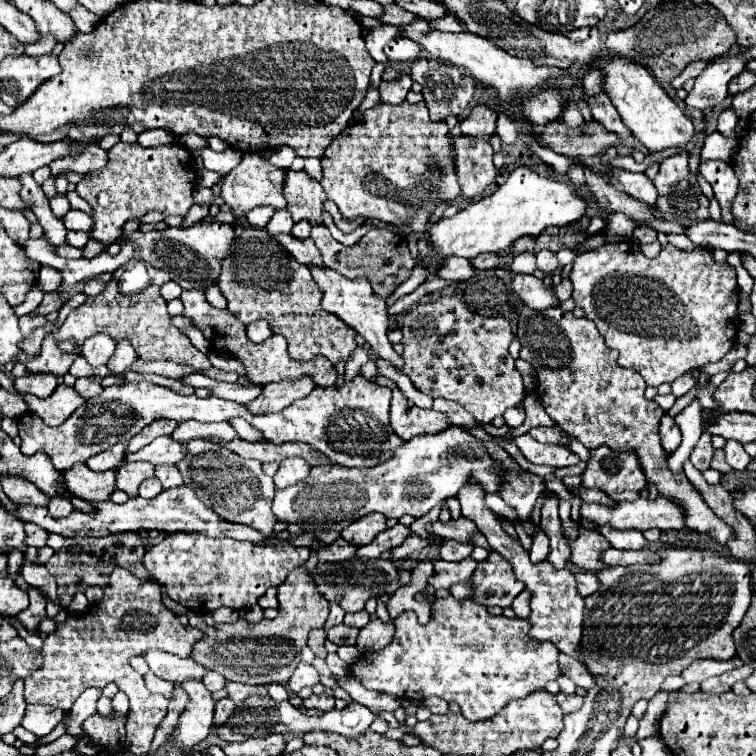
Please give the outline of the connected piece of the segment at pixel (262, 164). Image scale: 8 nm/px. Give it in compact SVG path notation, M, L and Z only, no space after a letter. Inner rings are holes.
M245 153L243 161L223 177L221 197L225 199L225 203L231 207L231 211L237 217L245 217L251 209L265 207L265 205L273 207L273 209L285 209L287 207L287 201L285 201L285 195L283 195L285 181L287 181L285 169L271 165L267 159L263 159L257 153Z

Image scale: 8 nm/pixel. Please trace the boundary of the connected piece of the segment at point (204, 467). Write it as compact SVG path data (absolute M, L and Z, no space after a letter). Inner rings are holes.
M203 439L187 441L183 443L183 447L187 449L187 455L177 463L177 469L183 475L183 483L193 487L205 507L213 509L221 519L229 519L233 523L247 523L263 531L263 535L273 533L273 525L277 521L271 511L275 487L273 479L263 473L259 461L247 461L233 451L223 449L221 445L217 447L213 441Z

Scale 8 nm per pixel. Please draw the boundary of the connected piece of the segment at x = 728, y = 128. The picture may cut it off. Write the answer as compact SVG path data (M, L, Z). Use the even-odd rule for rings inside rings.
M727 107L727 109L721 111L721 115L719 115L719 125L717 125L717 129L719 129L723 135L733 137L733 135L735 135L735 125L737 125L737 121L739 121L739 115L737 115L731 107Z

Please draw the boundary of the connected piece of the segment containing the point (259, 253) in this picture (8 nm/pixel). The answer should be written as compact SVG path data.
M249 227L239 241L235 241L235 251L223 259L219 289L229 301L227 309L245 325L255 319L267 319L273 333L281 333L287 339L291 359L311 361L315 355L323 355L337 365L339 361L349 361L351 353L357 349L357 333L337 315L331 315L319 307L319 289L315 287L311 273L297 259L293 259L293 255L283 251L267 229Z

